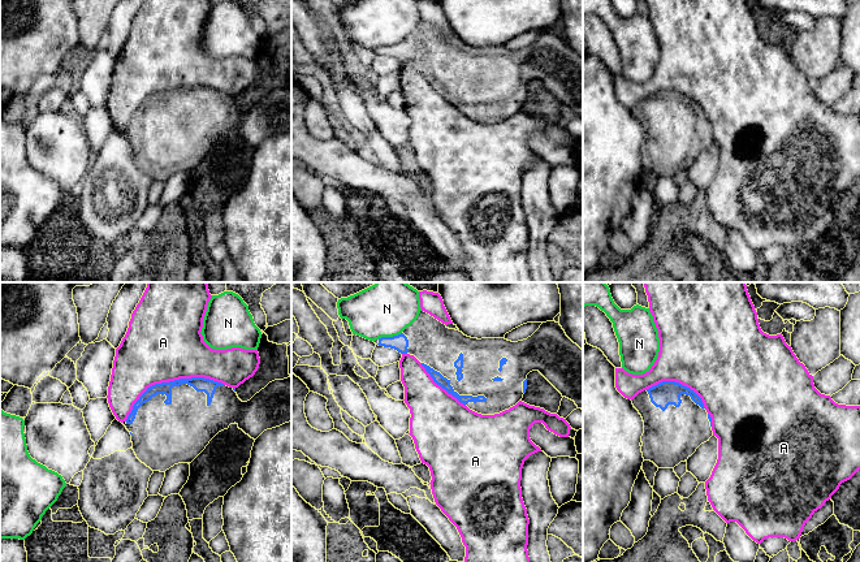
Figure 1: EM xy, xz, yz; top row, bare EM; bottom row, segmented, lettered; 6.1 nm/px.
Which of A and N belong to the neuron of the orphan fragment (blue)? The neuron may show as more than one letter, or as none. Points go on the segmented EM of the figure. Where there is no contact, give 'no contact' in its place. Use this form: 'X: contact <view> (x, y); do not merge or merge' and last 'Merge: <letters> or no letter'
A: contact xy (169, 381); do not merge
N: contact xz (389, 337); do not merge
Merge: no letter

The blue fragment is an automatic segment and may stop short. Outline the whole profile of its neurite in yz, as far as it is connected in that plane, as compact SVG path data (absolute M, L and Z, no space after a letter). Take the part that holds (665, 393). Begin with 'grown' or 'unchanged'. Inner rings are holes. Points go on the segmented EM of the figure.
grown; M662 381L632 399L644 422L641 453L658 468L674 468L713 436L712 418L690 388Z

